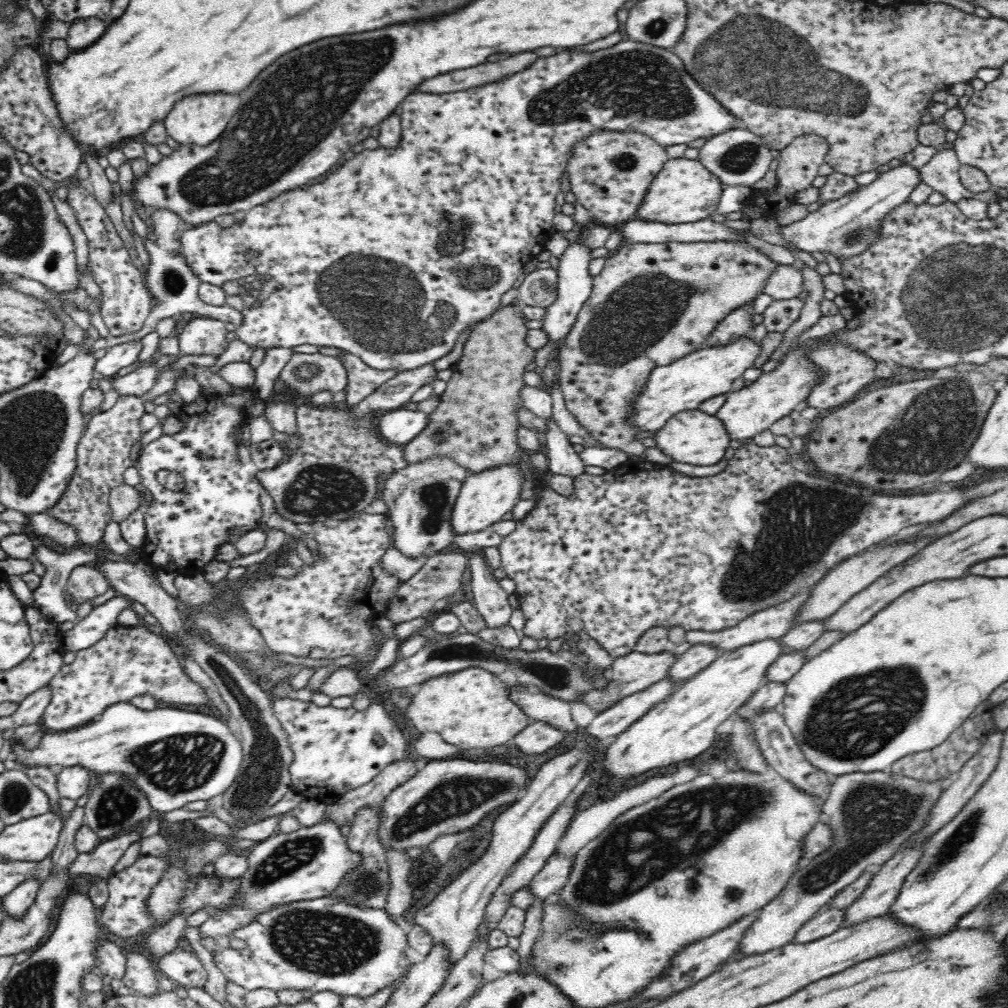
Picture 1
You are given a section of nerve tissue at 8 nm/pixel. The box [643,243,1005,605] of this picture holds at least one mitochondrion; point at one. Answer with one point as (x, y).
(928, 436)

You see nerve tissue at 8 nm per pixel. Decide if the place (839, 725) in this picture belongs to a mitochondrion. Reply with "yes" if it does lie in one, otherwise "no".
yes

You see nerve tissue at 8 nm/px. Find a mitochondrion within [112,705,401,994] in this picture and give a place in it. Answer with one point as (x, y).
(326, 944)

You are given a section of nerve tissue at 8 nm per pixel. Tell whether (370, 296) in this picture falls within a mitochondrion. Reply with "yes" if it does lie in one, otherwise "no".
yes

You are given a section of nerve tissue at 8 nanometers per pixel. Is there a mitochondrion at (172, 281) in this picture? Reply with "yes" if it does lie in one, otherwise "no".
yes

